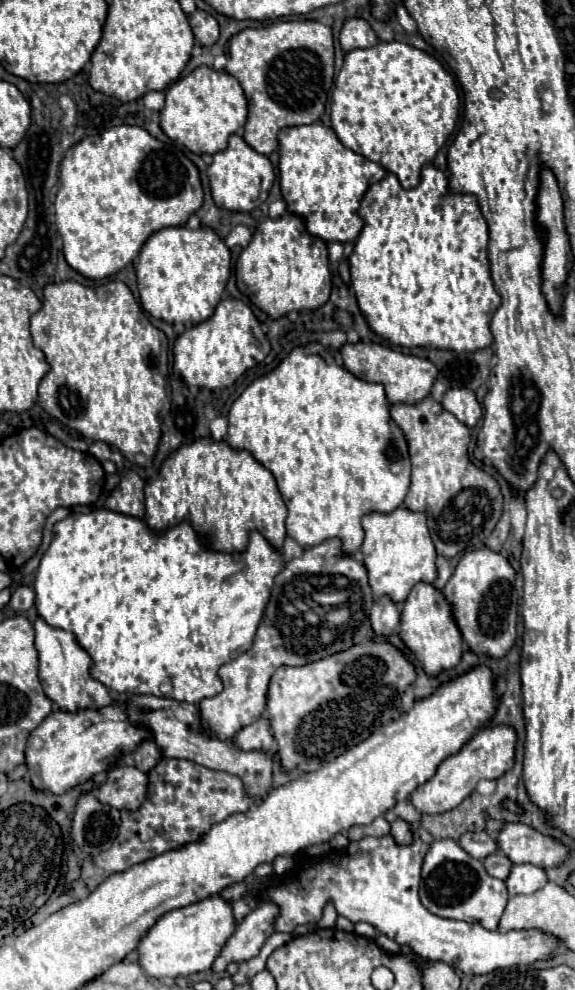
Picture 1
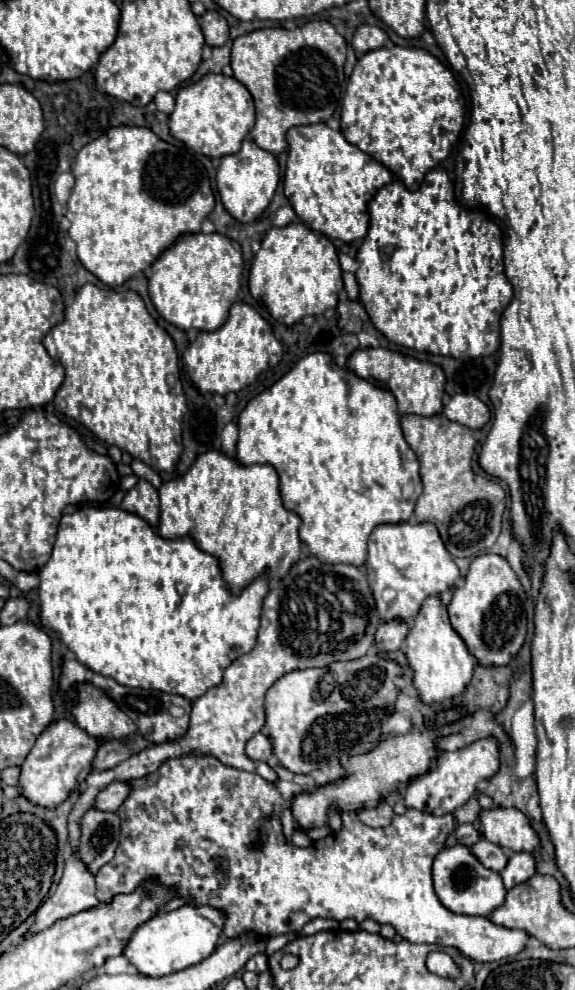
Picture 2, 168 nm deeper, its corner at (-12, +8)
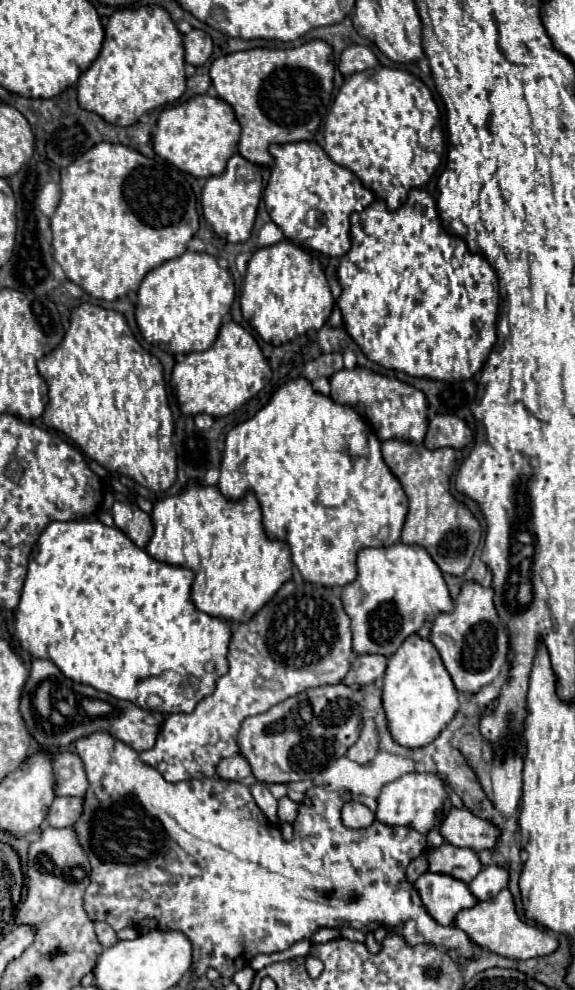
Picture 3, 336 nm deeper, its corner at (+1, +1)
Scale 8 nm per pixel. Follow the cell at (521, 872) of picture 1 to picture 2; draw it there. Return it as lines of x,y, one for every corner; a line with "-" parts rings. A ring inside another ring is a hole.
512,853
508,865
500,871
502,883
506,889
512,889
518,883
524,883
536,873
536,863
530,853

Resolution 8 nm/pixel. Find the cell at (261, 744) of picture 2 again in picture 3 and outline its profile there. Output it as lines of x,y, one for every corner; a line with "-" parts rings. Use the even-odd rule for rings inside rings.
235,754
231,758
223,758
217,766
217,774
225,780
245,780
251,776
251,766
243,754

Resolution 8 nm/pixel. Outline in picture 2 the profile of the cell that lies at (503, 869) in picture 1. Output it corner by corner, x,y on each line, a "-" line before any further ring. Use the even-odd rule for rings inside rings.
480,837
472,847
470,851
474,851
474,857
486,867
486,869
492,869
492,871
502,871
508,863
508,855
502,851
502,847
486,841
484,837

